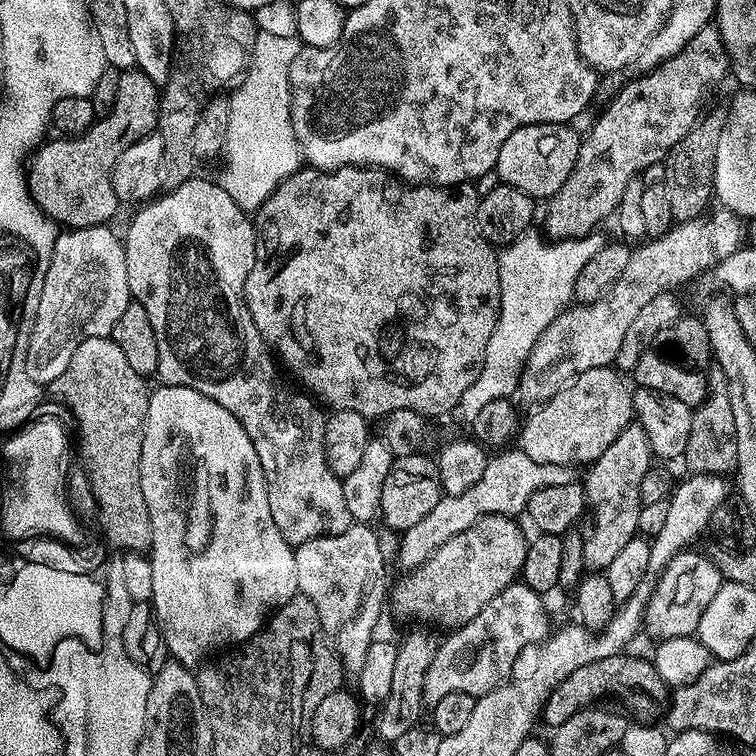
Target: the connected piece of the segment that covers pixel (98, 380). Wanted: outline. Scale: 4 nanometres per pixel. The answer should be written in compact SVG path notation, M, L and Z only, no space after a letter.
M108 336L86 338L70 354L70 362L66 362L66 370L58 373L56 380L46 388L53 401L57 400L76 419L76 428L80 431L80 460L84 463L84 472L92 486L92 494L96 498L100 528L104 536L124 552L147 553L152 546L150 530L150 514L146 510L146 498L142 498L140 485L140 455L142 454L142 438L144 437L144 419L148 409L150 388L145 377L139 376L126 362L122 350Z

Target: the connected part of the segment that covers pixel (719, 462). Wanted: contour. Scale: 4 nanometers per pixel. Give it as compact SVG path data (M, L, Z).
M715 366L707 369L708 396L692 413L690 442L686 442L683 463L688 463L689 473L727 477L735 473L738 462L738 434L734 430L734 410L730 406L730 394L726 374Z

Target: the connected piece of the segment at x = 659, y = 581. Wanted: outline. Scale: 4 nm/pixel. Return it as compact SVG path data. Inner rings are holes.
M685 550L669 562L663 573L656 578L649 604L645 608L643 631L659 642L670 638L682 638L695 633L706 606L710 606L714 594L718 594L722 577L712 563L711 555L703 556L695 550Z

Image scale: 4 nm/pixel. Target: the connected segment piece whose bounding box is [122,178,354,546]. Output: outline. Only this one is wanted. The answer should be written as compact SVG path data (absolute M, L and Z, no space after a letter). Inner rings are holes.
M190 178L182 186L137 207L128 233L122 236L132 300L144 307L150 326L154 326L158 344L155 375L161 376L164 384L186 386L206 394L206 398L238 418L250 442L254 442L262 466L270 518L274 518L274 526L278 526L288 544L295 546L319 536L342 534L354 521L346 506L343 479L332 473L324 457L325 413L320 413L321 405L311 395L291 392L276 377L277 361L258 334L244 302L244 283L256 257L258 233L249 213L241 210L217 181L215 184L212 180L196 179Z

